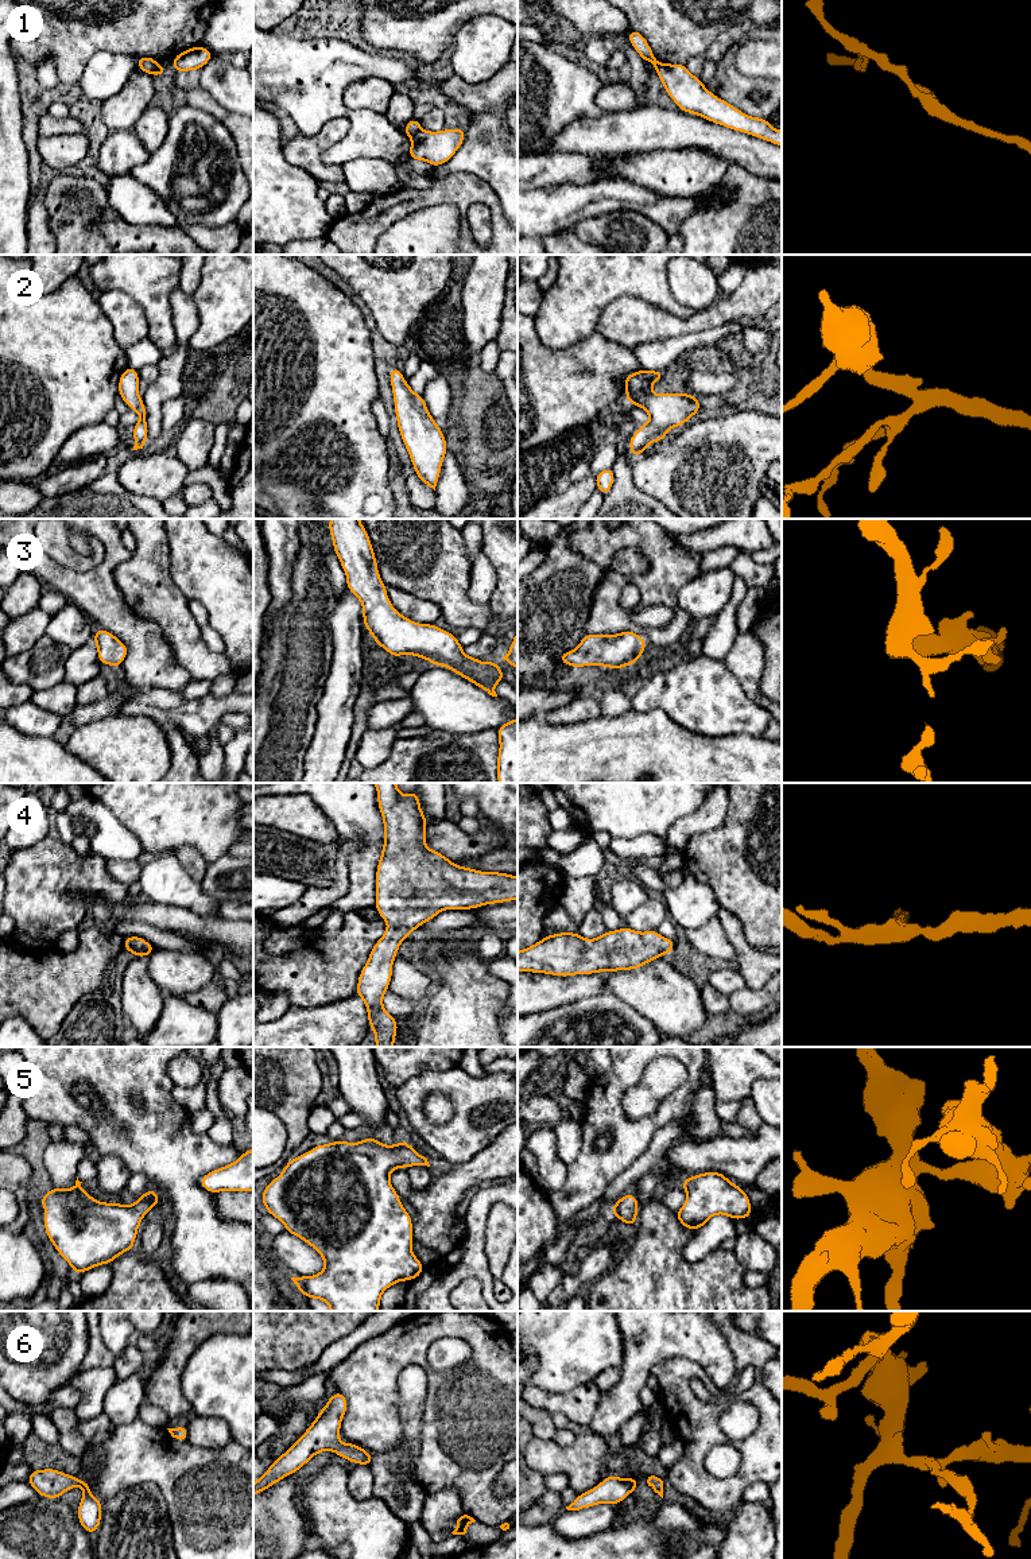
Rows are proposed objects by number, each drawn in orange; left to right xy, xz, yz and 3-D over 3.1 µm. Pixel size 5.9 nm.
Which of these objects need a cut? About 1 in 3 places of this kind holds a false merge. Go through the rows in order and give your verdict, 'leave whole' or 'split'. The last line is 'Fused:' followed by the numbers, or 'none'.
1: split
2: leave whole
3: leave whole
4: leave whole
5: leave whole
6: leave whole
Fused: 1

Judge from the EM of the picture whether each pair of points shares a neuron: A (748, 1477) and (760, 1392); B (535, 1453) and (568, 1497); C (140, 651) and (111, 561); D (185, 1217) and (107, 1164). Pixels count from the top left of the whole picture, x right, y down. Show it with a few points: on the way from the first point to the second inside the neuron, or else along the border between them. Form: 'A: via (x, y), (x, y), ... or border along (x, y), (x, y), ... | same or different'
A: via (766, 1455), (767, 1414) | same
B: border along (569, 1485), (577, 1494) | different
C: via (130, 628), (107, 605), (107, 584) | same
D: border along (104, 1156), (116, 1156), (131, 1174) | different

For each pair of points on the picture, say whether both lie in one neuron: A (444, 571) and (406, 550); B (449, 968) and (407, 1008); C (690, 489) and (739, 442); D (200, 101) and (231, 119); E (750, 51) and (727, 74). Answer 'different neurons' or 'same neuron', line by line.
A: same neuron
B: different neurons
C: same neuron
D: same neuron
E: different neurons

